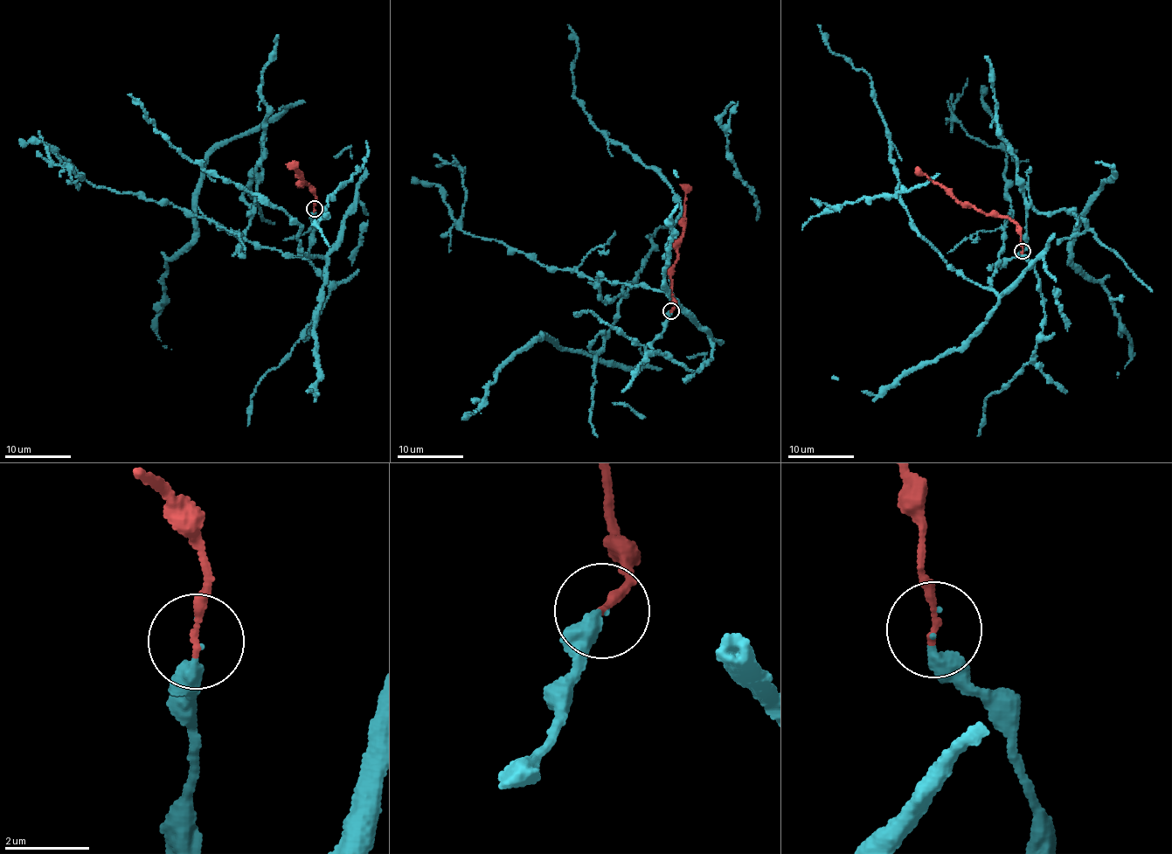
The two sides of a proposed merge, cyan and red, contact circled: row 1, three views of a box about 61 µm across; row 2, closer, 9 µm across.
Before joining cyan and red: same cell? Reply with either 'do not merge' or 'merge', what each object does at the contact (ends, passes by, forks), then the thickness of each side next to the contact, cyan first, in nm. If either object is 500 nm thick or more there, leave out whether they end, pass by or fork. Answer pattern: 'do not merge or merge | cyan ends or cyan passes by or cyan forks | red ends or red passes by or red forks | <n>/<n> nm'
merge | cyan ends | red ends | 280/180 nm

